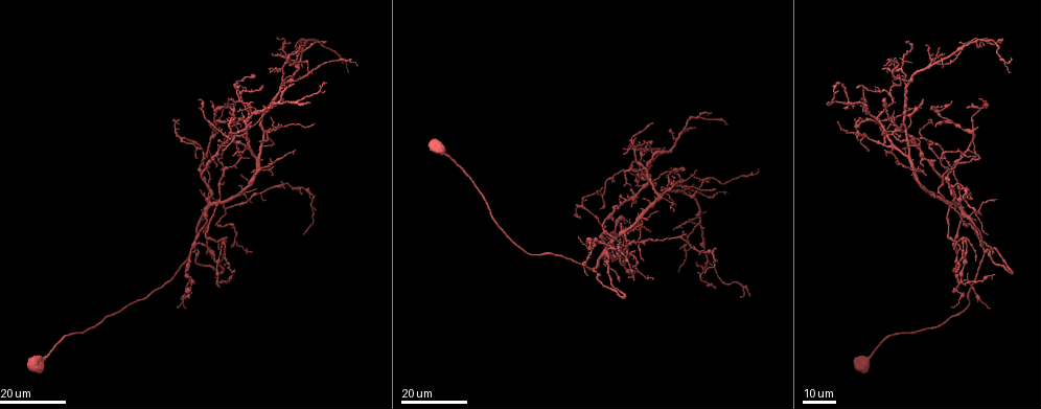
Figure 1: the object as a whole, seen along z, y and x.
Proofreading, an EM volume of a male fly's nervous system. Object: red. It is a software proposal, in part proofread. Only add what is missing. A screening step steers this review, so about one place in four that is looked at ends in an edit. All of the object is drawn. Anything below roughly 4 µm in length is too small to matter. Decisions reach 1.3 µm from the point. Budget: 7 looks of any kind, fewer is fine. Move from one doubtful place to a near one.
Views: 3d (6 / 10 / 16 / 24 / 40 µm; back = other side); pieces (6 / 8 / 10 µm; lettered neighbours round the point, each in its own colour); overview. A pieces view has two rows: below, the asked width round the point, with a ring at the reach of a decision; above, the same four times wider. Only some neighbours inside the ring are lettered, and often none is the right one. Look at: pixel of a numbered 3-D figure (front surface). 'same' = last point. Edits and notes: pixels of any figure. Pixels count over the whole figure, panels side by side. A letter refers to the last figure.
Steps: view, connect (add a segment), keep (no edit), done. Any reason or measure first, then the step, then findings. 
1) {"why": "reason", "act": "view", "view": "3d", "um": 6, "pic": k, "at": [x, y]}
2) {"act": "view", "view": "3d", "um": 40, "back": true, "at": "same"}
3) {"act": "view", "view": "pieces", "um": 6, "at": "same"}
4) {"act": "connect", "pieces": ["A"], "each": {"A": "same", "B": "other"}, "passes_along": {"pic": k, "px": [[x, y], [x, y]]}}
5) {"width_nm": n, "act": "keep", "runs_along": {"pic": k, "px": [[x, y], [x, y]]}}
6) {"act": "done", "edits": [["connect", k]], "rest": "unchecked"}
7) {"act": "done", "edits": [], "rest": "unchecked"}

{"why": "free end", "act": "view", "view": "3d", "um": 24, "pic": 1, "at": [844, 108]}

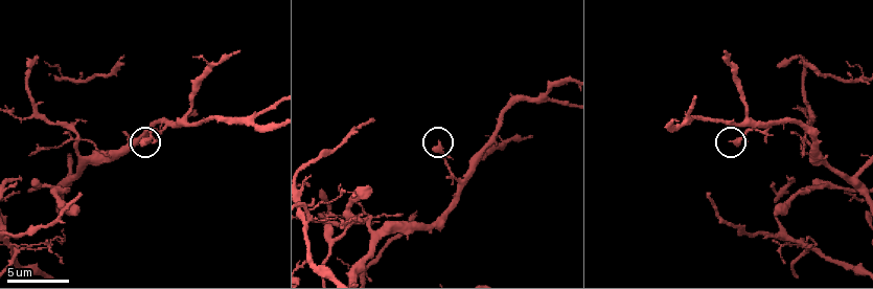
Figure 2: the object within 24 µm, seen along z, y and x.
{"why": "see the neighbours", "act": "view", "view": "pieces", "um": 10, "pic": 2, "at": [731, 142]}

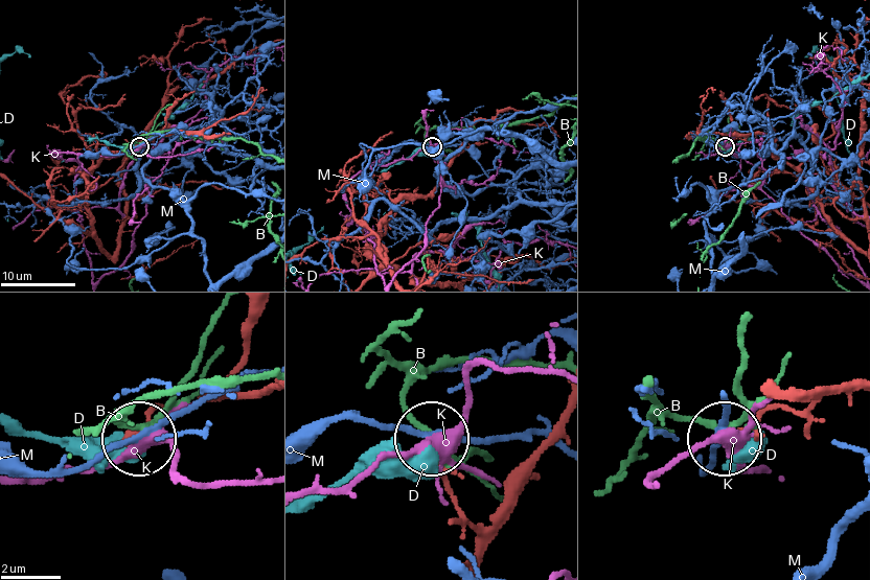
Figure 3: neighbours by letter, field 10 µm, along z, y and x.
{"act": "keep", "each": {"B": "other", "D": "other", "K": "other", "M": "other"}, "found": "none of them fits"}

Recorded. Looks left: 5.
{"why": "an open end", "act": "view", "view": "3d", "um": 16, "pic": 1, "at": [270, 69]}

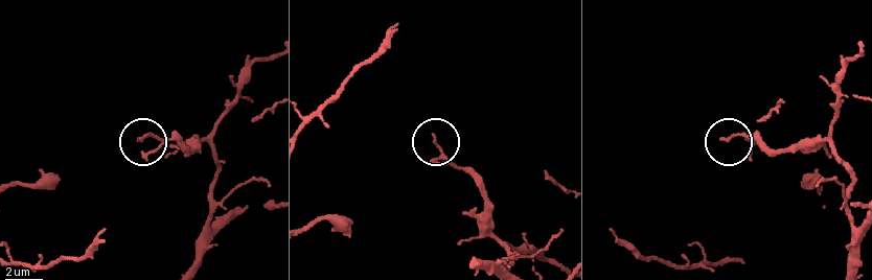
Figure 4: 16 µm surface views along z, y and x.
{"why": "see the neighbours", "act": "view", "view": "pieces", "um": 10, "pic": 4, "at": [721, 140]}

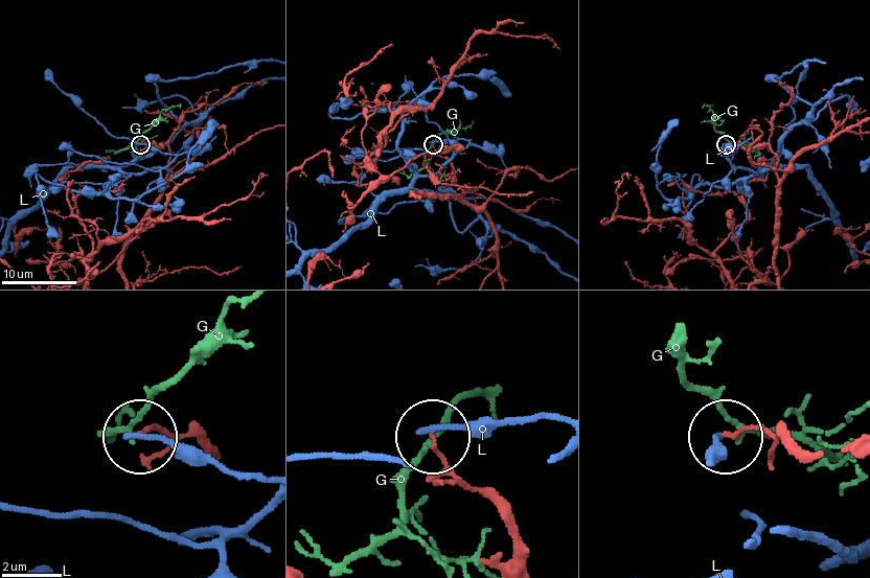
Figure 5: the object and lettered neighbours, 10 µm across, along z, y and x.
{"act": "keep", "each": {"G": "other", "L": "other"}, "runs_along": {"pic": 5, "px": [[802, 452], [757, 430], [729, 435]]}, "found": "none of them fits"}

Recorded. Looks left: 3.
{"why": "branch stops here", "act": "view", "view": "3d", "um": 24, "pic": 1, "at": [715, 287]}

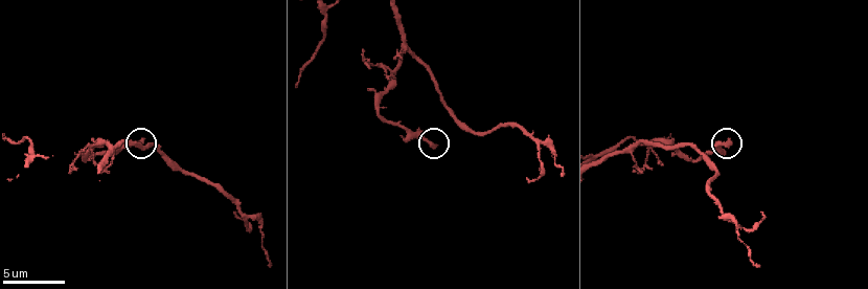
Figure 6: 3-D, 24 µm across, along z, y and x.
{"act": "view", "view": "pieces", "um": 6, "pic": 6, "at": [729, 142]}

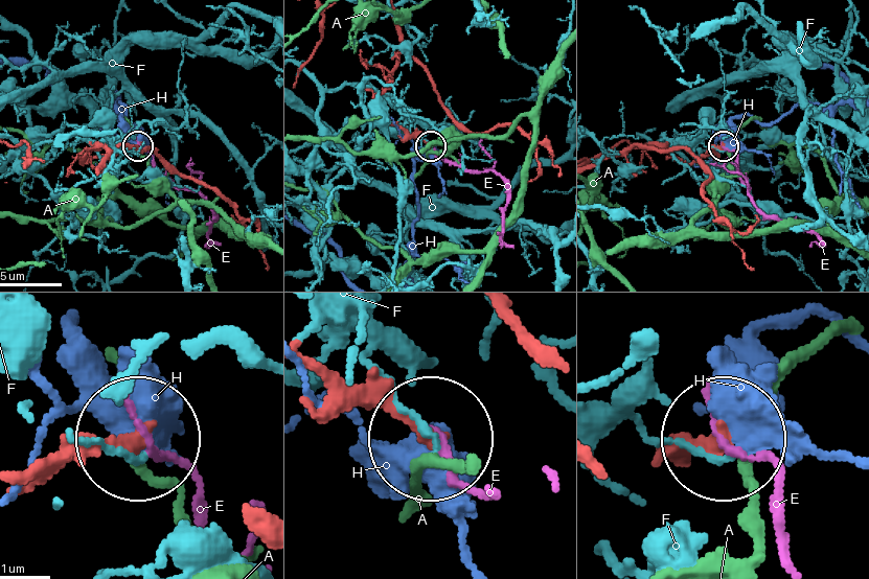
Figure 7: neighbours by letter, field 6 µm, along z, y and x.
{"act": "keep", "each": {"A": "other", "E": "other", "F": "other", "H": "other"}, "runs_along": {"pic": 7, "px": [[670, 456], [725, 443]]}, "found": "none of them fits"}

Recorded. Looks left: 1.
{"act": "done", "edits": [], "rest": "unchecked"}

